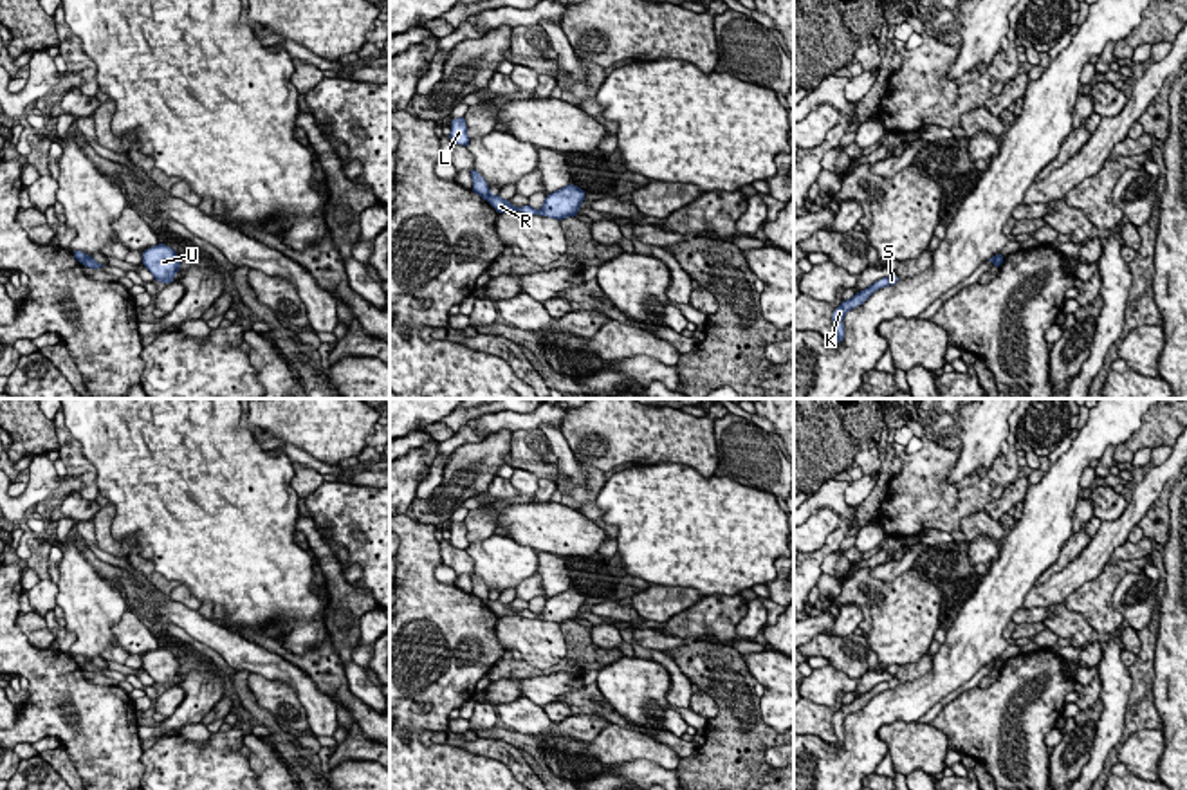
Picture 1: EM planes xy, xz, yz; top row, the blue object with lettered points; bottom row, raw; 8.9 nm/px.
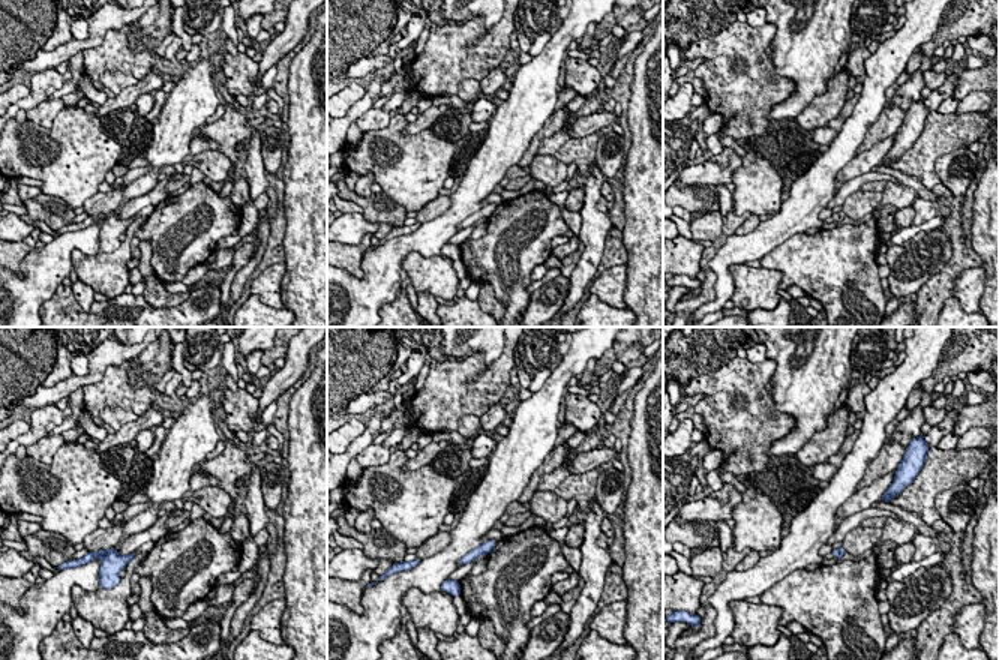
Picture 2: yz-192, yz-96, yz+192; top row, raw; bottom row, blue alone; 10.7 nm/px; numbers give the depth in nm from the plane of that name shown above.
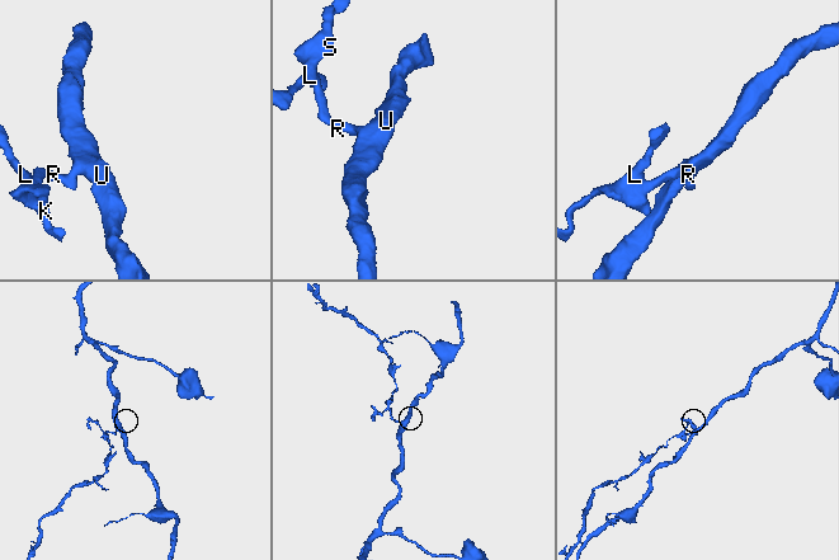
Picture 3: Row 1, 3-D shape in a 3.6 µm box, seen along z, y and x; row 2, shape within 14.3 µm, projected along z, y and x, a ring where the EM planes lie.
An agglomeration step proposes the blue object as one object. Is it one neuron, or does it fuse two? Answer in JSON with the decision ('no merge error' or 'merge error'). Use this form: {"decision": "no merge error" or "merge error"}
{"decision": "merge error"}

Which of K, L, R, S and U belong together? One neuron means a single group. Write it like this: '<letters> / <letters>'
K L S / R U

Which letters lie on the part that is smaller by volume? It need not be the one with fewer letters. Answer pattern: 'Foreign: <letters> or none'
Foreign: K, L, S

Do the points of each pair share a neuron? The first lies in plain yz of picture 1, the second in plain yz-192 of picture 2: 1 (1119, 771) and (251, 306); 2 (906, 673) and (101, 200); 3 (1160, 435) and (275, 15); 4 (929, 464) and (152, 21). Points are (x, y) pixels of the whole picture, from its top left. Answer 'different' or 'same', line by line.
1: same
2: same
3: same
4: same

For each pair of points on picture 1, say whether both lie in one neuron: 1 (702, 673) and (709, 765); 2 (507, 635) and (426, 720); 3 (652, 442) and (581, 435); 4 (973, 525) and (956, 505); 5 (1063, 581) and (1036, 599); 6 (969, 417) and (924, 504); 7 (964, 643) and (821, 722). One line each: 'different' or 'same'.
1: same
2: different
3: same
4: different
5: same
6: different
7: different

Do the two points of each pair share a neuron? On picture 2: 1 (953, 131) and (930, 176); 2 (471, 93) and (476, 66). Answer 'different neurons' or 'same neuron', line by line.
1: same neuron
2: different neurons

